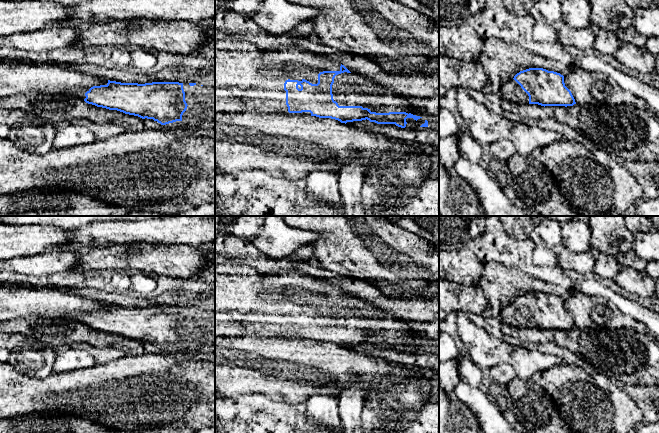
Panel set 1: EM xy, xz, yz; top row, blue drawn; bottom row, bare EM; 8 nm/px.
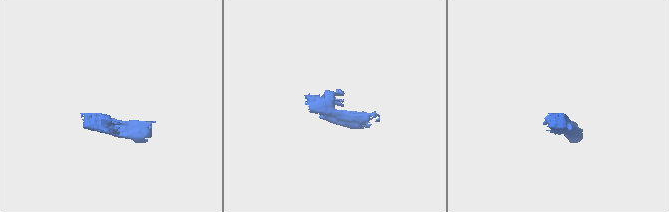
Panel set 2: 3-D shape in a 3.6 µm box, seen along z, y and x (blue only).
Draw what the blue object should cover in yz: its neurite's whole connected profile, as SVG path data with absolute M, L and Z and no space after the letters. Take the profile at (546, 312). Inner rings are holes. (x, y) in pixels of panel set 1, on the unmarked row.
M529 292L503 307L502 322L512 327L541 330L573 330L571 315L565 310L564 300L543 292Z

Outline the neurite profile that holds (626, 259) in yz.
M630 249L626 252L619 253L616 257L616 260L620 266L623 267L631 267L638 271L645 271L645 267L647 262L641 258L639 258L633 249Z

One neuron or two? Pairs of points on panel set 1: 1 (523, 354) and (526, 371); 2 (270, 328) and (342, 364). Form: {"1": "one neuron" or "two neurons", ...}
{"1": "one neuron", "2": "two neurons"}

